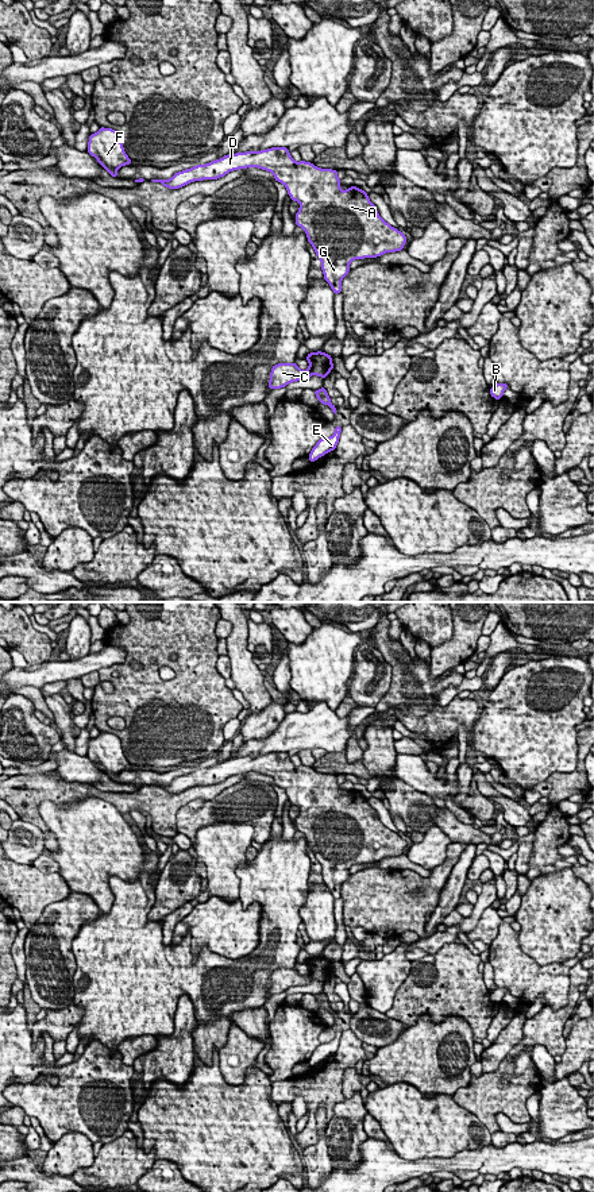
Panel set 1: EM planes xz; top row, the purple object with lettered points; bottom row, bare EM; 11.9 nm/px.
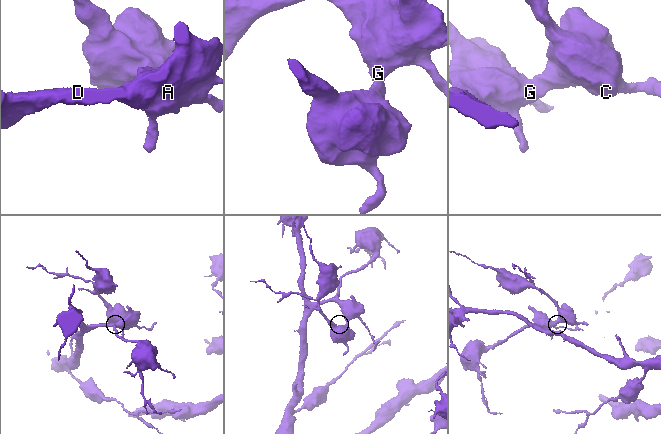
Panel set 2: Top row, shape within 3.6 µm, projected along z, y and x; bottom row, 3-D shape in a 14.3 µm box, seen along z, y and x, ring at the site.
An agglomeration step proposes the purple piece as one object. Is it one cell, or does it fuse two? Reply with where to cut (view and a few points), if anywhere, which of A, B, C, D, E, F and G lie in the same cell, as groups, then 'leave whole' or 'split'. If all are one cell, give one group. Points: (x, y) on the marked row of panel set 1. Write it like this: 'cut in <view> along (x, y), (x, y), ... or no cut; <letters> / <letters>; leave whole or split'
no cut; A B C D E F G; leave whole

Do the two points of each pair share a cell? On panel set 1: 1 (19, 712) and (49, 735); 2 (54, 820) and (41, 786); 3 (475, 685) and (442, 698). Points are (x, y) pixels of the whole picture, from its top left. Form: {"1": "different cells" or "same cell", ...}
{"1": "same cell", "2": "different cells", "3": "same cell"}

